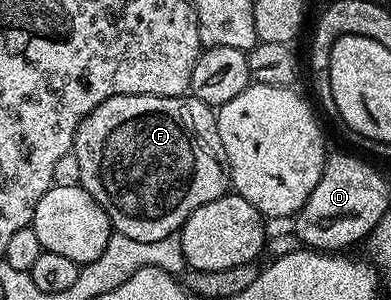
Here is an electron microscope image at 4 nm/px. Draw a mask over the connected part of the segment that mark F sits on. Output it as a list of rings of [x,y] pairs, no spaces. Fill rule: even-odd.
[[[116,93],[108,97],[78,124],[72,156],[77,157],[80,185],[105,208],[110,226],[127,235],[127,239],[139,239],[139,243],[155,243],[174,236],[191,211],[226,196],[231,185],[214,106],[192,95],[160,97]]]

